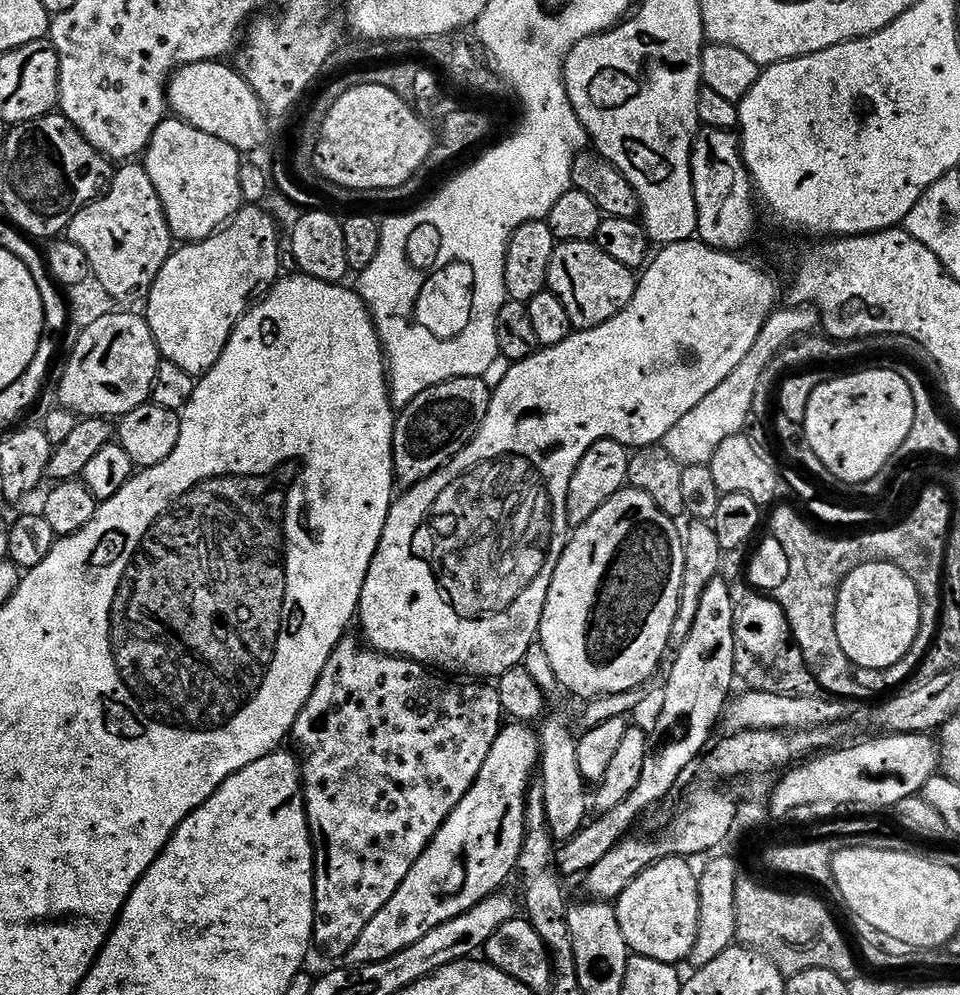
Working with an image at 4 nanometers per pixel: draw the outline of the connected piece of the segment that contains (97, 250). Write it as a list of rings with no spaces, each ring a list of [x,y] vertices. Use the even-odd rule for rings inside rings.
[[[136,162],[125,163],[121,168],[124,169],[113,178],[108,193],[105,196],[103,193],[99,199],[89,204],[73,218],[66,229],[67,239],[77,244],[87,258],[91,275],[95,276],[98,282],[102,282],[102,286],[106,286],[106,290],[116,302],[134,295],[135,292],[147,293],[157,283],[170,255],[168,217],[164,214],[164,203],[156,193],[150,174]]]

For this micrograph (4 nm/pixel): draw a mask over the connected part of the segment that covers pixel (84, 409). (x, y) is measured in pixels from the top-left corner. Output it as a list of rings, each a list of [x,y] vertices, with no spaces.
[[[116,314],[107,322],[81,331],[79,335],[80,341],[76,344],[76,353],[69,358],[68,369],[65,370],[58,384],[59,404],[57,405],[63,411],[83,419],[116,420],[153,399],[156,375],[160,373],[162,357],[152,329],[148,327],[148,321],[143,315]]]

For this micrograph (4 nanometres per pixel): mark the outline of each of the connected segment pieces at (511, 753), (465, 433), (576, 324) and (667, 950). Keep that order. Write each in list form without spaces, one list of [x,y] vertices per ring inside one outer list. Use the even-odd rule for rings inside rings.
[[[508,722],[501,727],[487,761],[475,780],[475,786],[451,812],[436,832],[434,839],[415,860],[414,866],[390,901],[363,928],[354,945],[354,952],[360,956],[361,963],[388,960],[397,952],[402,952],[404,948],[418,942],[432,928],[462,915],[480,900],[487,900],[497,891],[496,880],[500,880],[500,876],[504,876],[508,869],[508,864],[504,864],[504,860],[508,860],[508,856],[516,852],[521,838],[525,836],[528,809],[528,802],[525,800],[528,784],[533,772],[535,775],[541,763],[541,743],[537,733],[532,733],[528,728],[529,725],[524,722]],[[502,827],[504,832],[500,832]],[[498,834],[500,840],[504,840],[504,844],[510,845],[509,851],[490,848],[490,842]],[[482,844],[486,844],[488,852],[471,852]],[[463,852],[468,853],[462,864],[460,889],[443,897],[450,875],[458,864],[458,856]],[[475,860],[492,860],[492,864],[484,868],[484,864],[475,864]],[[484,872],[488,872],[488,880],[484,878]]]
[[[466,376],[463,380],[450,380],[446,384],[439,384],[436,388],[430,388],[427,392],[417,396],[407,405],[404,413],[398,416],[398,439],[394,444],[394,476],[404,486],[417,484],[425,480],[427,476],[433,476],[439,468],[450,463],[473,438],[488,413],[488,407],[492,401],[493,389],[488,388],[489,381],[484,378]]]
[[[566,240],[557,243],[550,258],[547,287],[566,306],[573,329],[597,328],[614,318],[637,295],[633,269],[610,258],[595,242]]]
[[[666,856],[649,864],[618,897],[616,920],[629,949],[637,956],[679,965],[687,961],[699,934],[698,872],[687,859]]]

